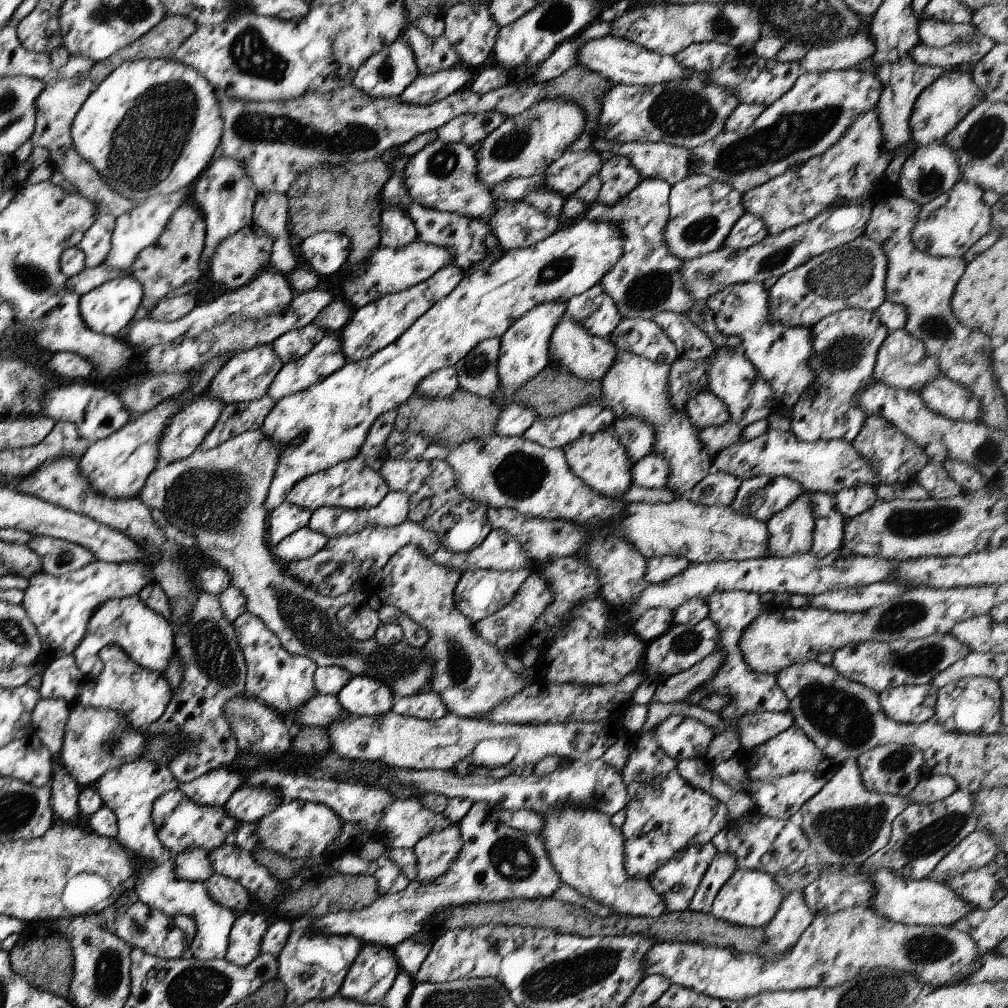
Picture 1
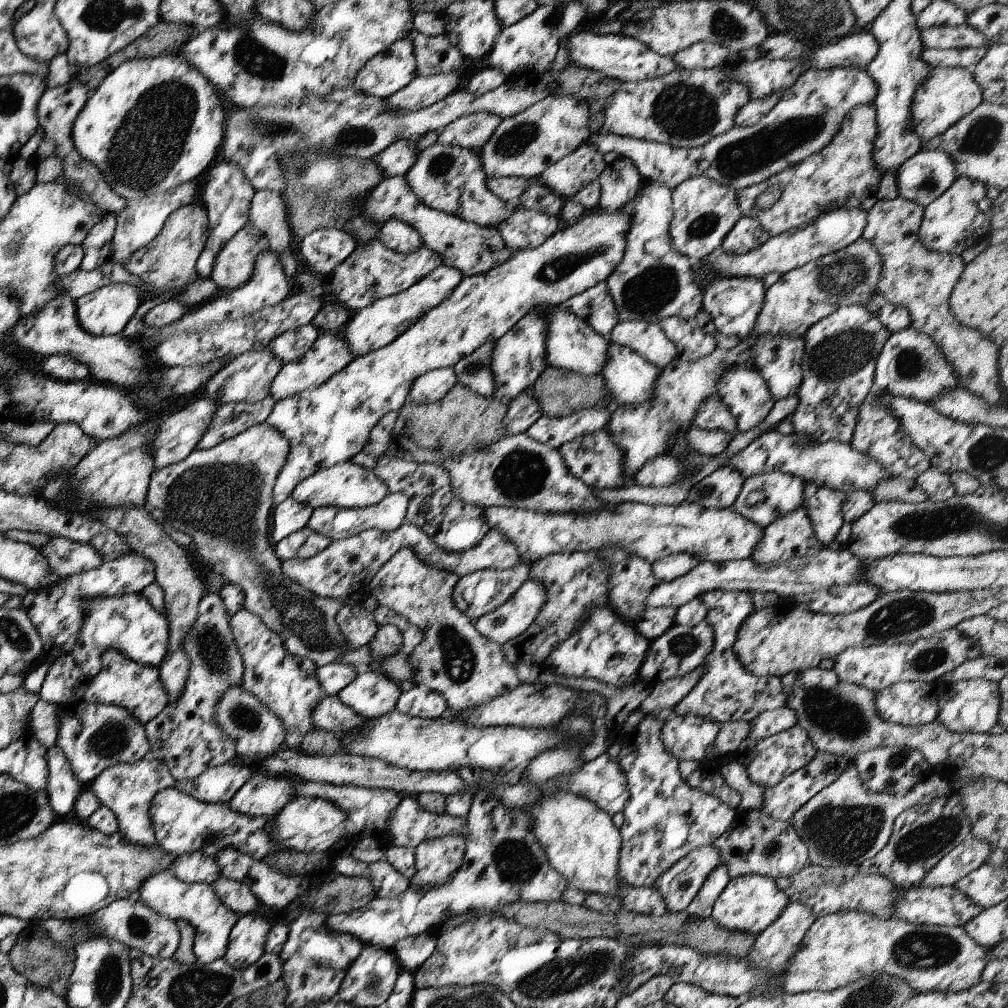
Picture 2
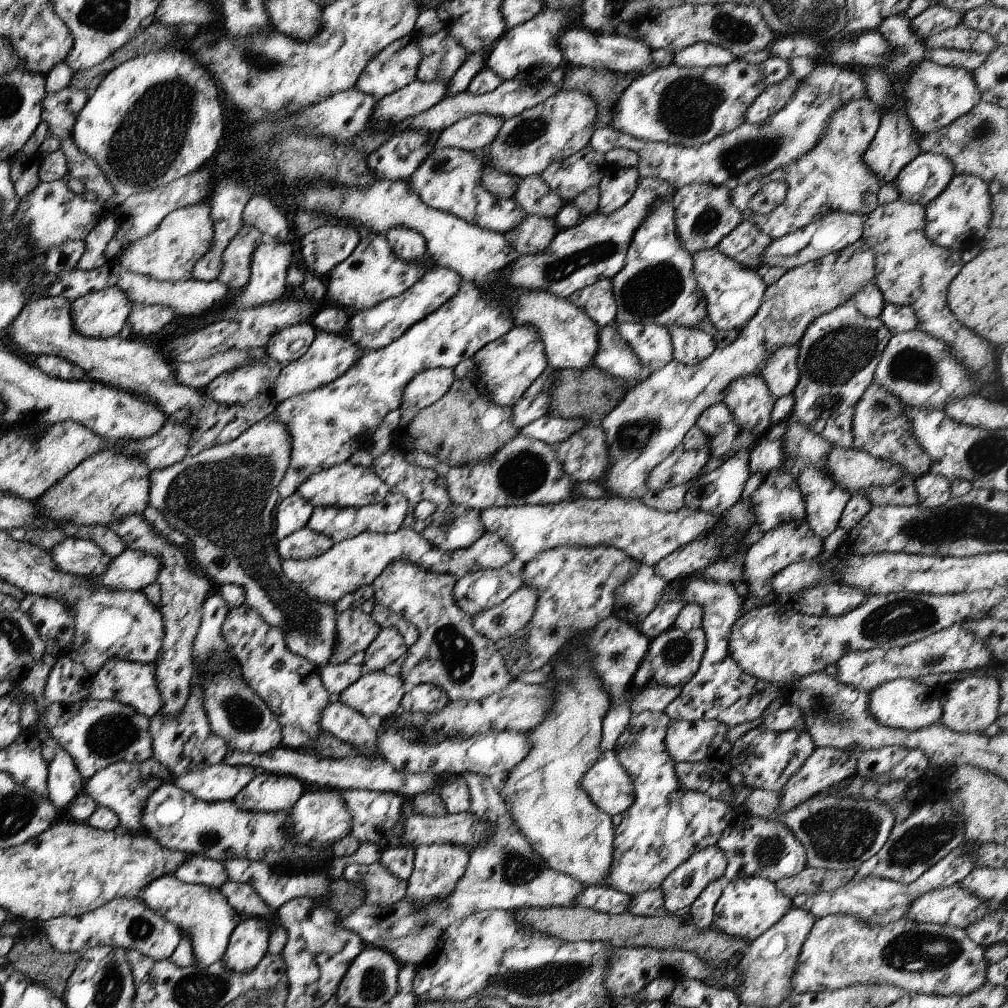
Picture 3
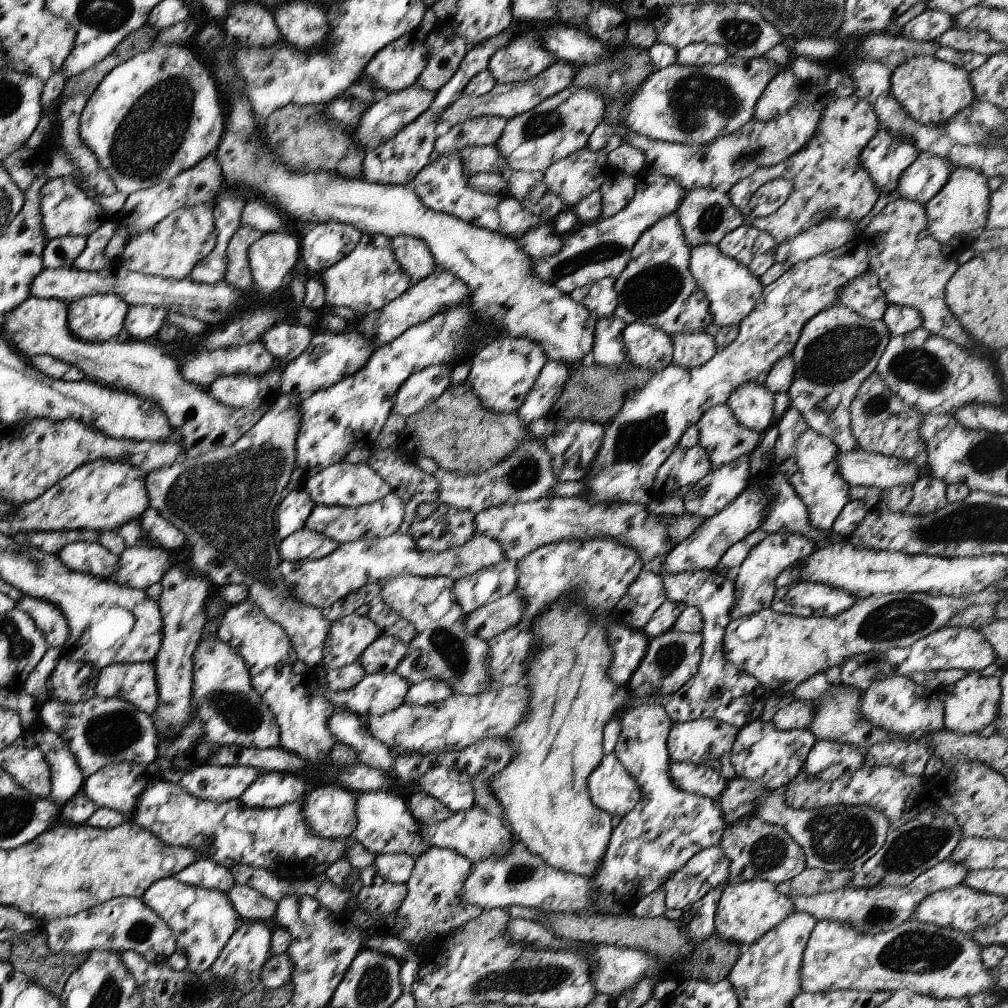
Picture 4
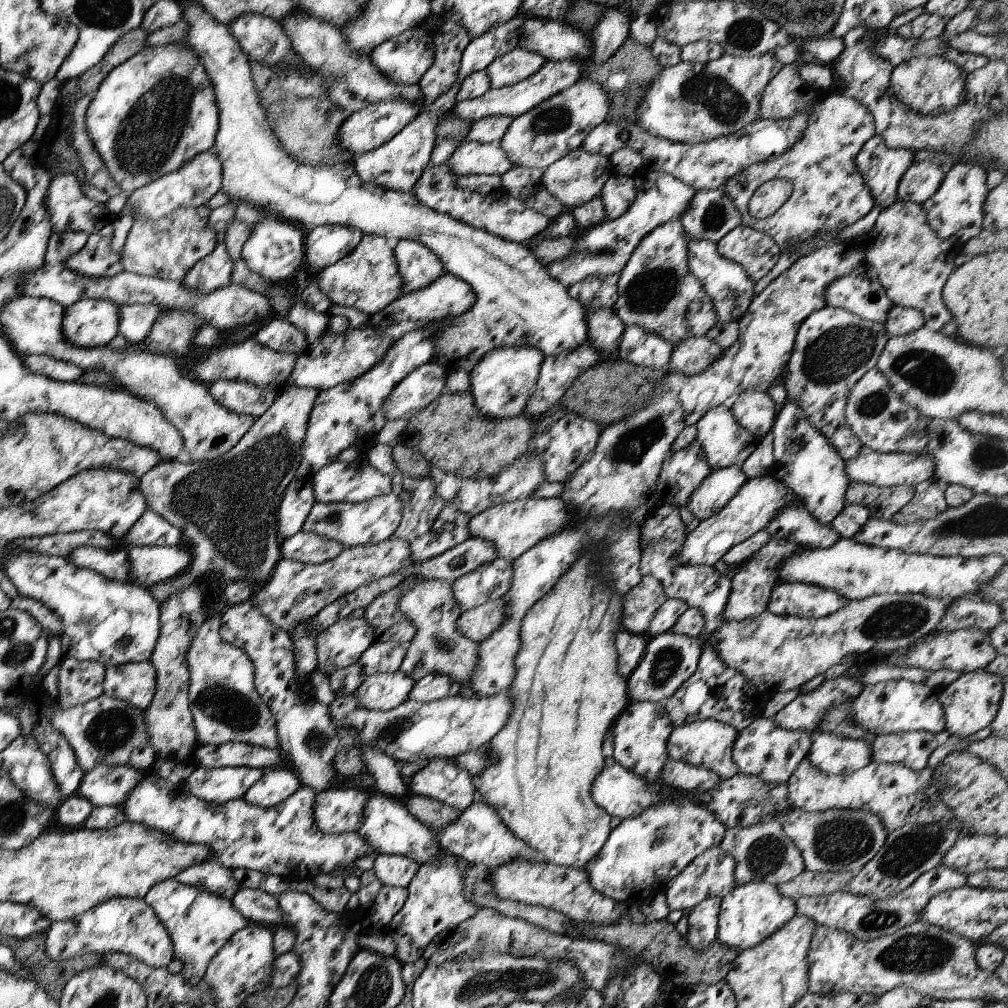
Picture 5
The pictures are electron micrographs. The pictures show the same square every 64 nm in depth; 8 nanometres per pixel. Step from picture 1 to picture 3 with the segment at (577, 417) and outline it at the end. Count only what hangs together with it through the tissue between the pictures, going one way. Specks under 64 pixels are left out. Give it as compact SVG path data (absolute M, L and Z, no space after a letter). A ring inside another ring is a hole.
M545 414L518 430L519 434L535 439L550 447L569 436L575 429L582 427L584 419L562 419Z

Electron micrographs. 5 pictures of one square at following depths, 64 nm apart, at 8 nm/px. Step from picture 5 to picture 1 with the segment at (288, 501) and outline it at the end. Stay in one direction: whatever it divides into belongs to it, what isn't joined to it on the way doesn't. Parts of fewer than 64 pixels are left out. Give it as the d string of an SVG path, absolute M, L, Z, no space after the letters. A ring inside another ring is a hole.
M281 503L268 513L266 538L273 548L283 537L305 527L311 516L309 509L302 509L291 503Z

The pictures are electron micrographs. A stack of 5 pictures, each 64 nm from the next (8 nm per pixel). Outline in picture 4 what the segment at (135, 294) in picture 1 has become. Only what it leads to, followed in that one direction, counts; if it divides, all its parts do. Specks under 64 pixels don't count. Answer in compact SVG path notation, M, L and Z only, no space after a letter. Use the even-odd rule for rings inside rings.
M113 293L93 294L67 304L67 328L79 340L102 343L123 328L128 306Z

